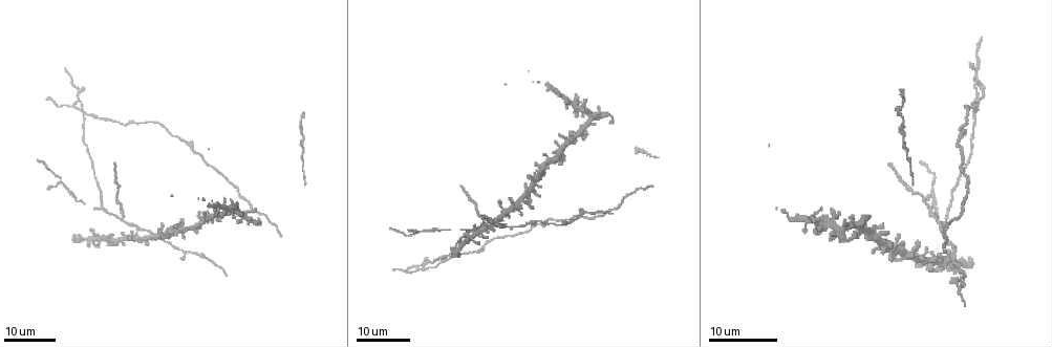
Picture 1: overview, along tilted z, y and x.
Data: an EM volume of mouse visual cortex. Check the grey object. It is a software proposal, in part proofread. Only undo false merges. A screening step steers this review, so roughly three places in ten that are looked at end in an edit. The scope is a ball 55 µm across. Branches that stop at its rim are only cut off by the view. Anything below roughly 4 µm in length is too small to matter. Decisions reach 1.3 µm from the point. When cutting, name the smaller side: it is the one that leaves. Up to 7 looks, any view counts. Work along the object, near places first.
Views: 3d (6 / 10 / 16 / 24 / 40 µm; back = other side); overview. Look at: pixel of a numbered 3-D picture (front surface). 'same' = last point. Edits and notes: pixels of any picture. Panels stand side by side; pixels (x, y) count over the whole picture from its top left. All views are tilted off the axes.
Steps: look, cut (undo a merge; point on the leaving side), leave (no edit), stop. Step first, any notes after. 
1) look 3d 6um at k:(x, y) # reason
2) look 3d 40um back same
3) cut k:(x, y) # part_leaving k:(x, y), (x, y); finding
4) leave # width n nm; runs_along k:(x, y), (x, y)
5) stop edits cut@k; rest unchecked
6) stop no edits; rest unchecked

look 3d 24um at 1:(78, 99) # arms part here

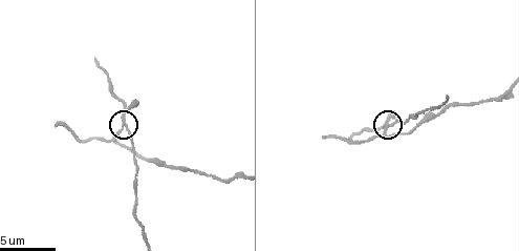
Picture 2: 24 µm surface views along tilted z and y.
look 3d 6um at 2:(124, 124)

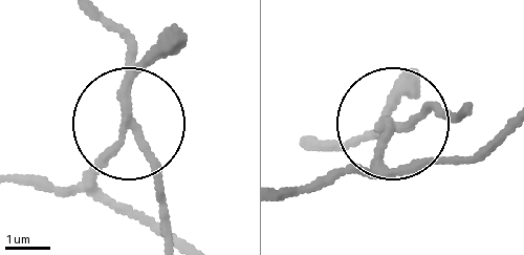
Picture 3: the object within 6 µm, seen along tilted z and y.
cut 3:(101, 161) # side_arm 8 um; part_leaving 3:(126, 104), (105, 192), (183, 237); two cells meet here

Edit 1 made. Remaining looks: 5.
look overview

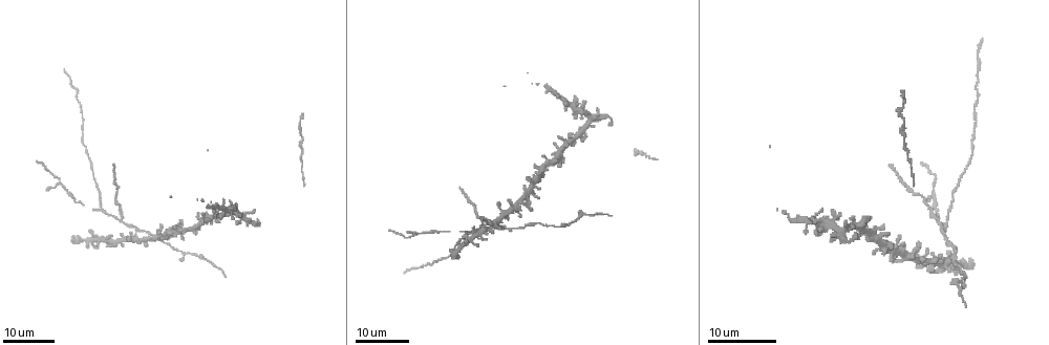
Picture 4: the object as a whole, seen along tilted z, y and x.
look 3d 24um at 4:(948, 225)

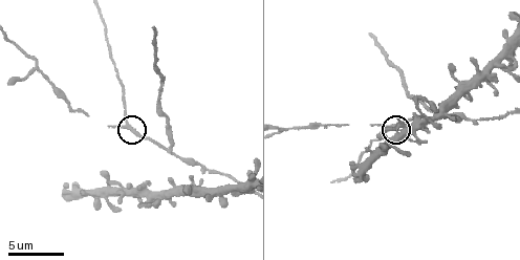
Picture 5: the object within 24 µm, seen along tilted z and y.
look 3d 10um at 5:(127, 126)

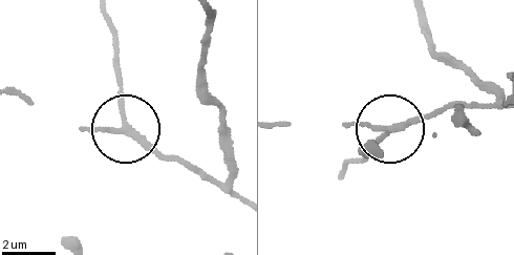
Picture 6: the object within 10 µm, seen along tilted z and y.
leave # arms 3; runs_along 6:(345, 174), (350, 163), (391, 132), (441, 107); all the same cell

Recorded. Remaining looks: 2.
look 3d 10um at 5:(171, 147)

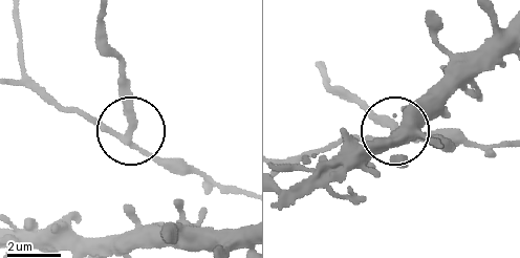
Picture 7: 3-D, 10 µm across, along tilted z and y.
look 3d 10um back at 7:(127, 135)

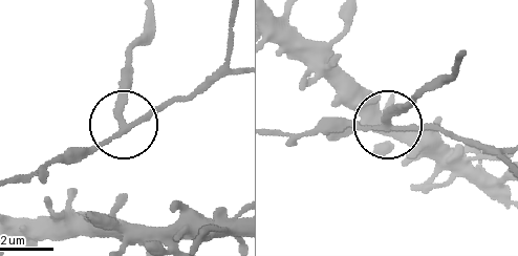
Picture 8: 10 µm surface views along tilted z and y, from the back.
cut 8:(125, 89) # part_leaving 8:(120, 126), (125, 67), (148, 12); a second cell is stuck on

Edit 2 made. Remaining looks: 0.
stop edits cut@3, cut@8; rest unchecked

